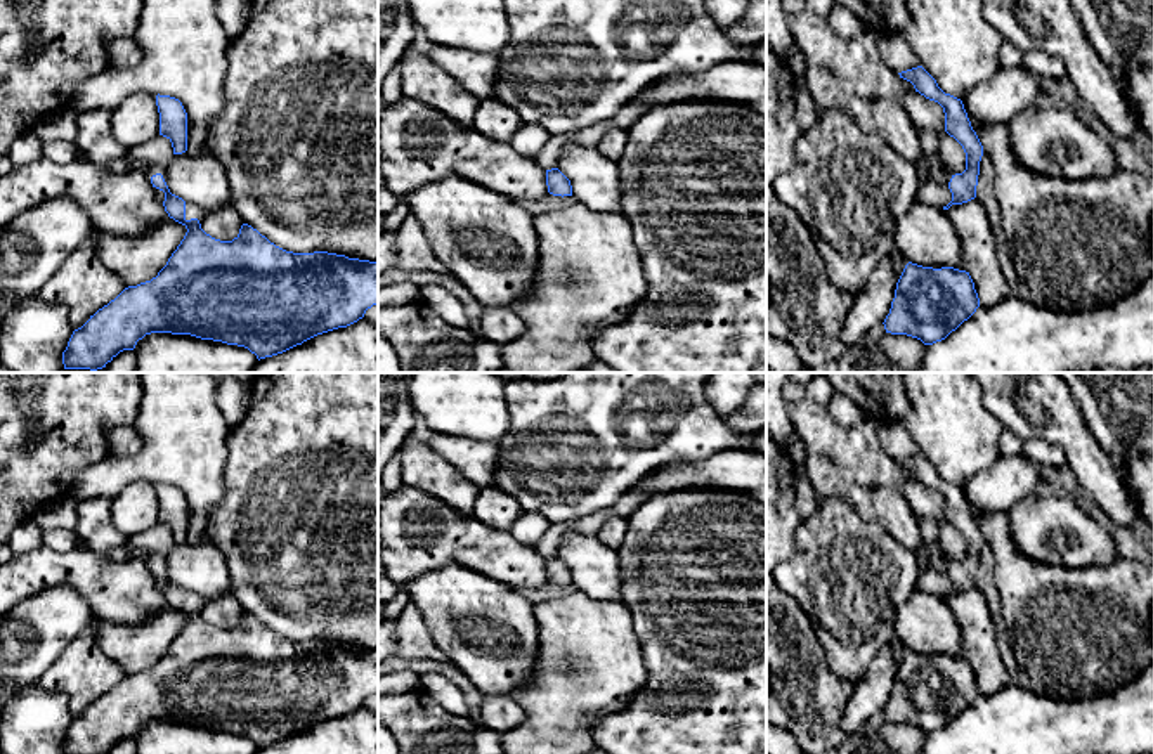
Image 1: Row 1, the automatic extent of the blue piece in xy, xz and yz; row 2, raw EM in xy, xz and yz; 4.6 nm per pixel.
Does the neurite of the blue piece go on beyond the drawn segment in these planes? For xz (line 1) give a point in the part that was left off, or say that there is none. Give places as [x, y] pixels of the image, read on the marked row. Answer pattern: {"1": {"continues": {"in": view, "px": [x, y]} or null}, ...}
{"1": {"continues": null}}

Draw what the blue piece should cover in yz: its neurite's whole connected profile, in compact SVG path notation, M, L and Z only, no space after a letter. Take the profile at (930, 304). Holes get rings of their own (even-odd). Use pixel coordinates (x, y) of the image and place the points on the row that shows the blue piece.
M909 262L896 283L884 329L933 345L945 340L980 307L966 270L922 267Z

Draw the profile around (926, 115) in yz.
M907 92L903 106L915 130L929 130L936 135L945 132L945 113L938 102L926 99L919 92Z

